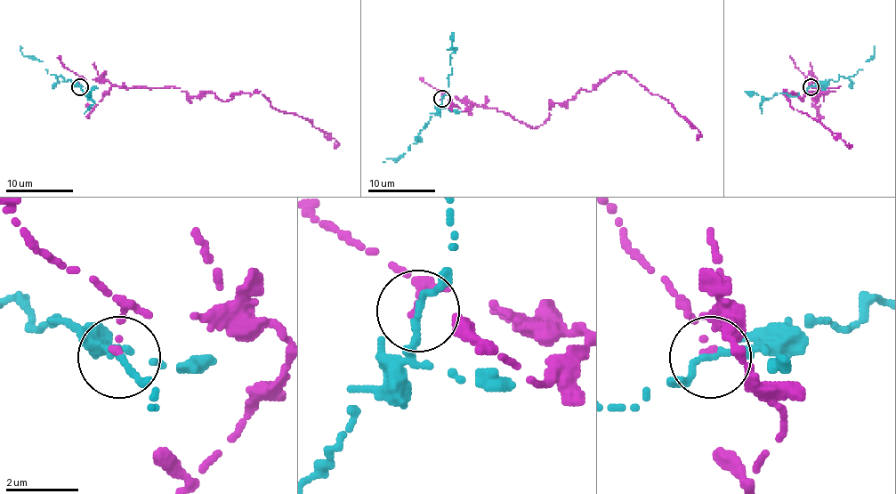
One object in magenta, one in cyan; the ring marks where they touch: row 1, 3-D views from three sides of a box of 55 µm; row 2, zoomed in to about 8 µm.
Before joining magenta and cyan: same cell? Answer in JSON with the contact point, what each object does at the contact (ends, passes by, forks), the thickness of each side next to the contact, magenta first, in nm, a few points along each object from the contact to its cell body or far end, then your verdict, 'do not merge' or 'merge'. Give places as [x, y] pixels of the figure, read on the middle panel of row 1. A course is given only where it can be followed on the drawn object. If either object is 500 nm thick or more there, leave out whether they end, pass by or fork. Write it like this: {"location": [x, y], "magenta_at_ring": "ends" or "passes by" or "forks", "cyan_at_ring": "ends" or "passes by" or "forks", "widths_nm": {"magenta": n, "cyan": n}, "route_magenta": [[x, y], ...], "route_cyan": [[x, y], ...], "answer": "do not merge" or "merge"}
{"location": [442, 98], "magenta_at_ring": "ends", "cyan_at_ring": "passes by", "widths_nm": {"magenta": 180, "cyan": 180}, "route_magenta": [[441, 98], [496, 108], [537, 128], [552, 103], [591, 91], [623, 71], [689, 119], [700, 133], [697, 140]], "route_cyan": [[441, 98], [441, 106], [435, 113], [430, 113], [428, 123], [415, 143], [396, 158], [386, 158], [383, 162]], "answer": "do not merge"}

